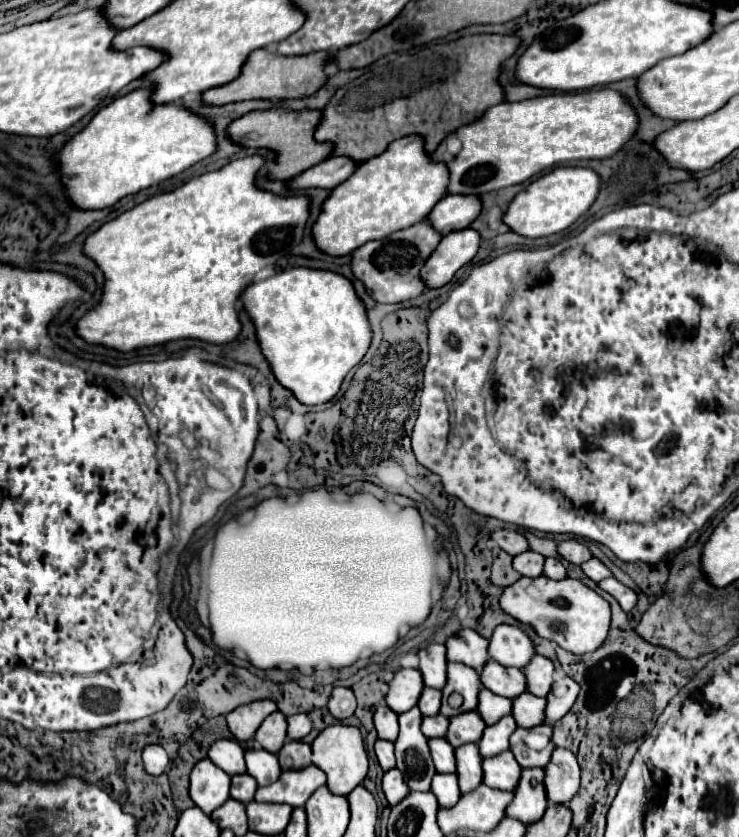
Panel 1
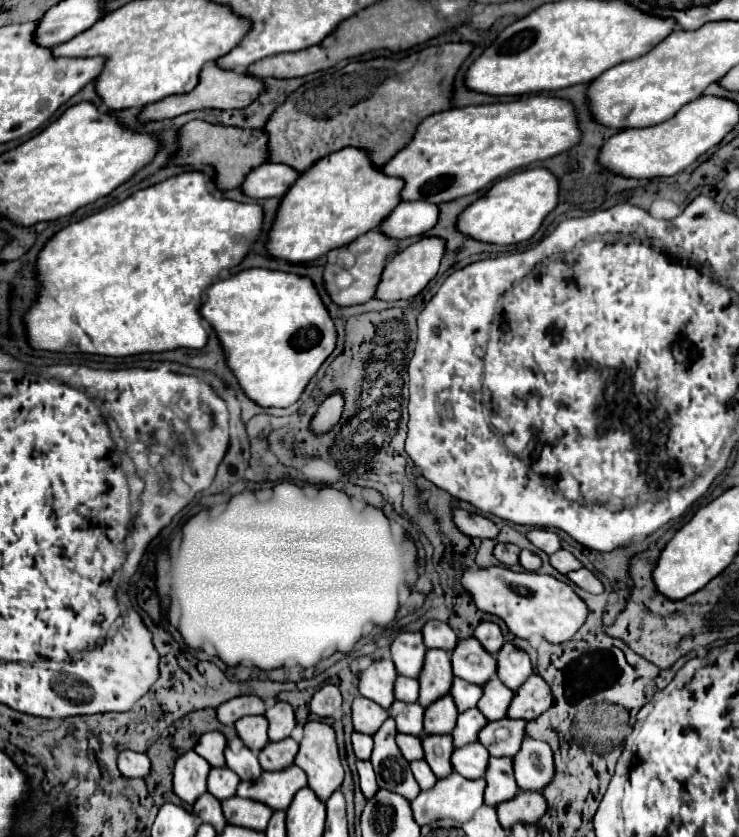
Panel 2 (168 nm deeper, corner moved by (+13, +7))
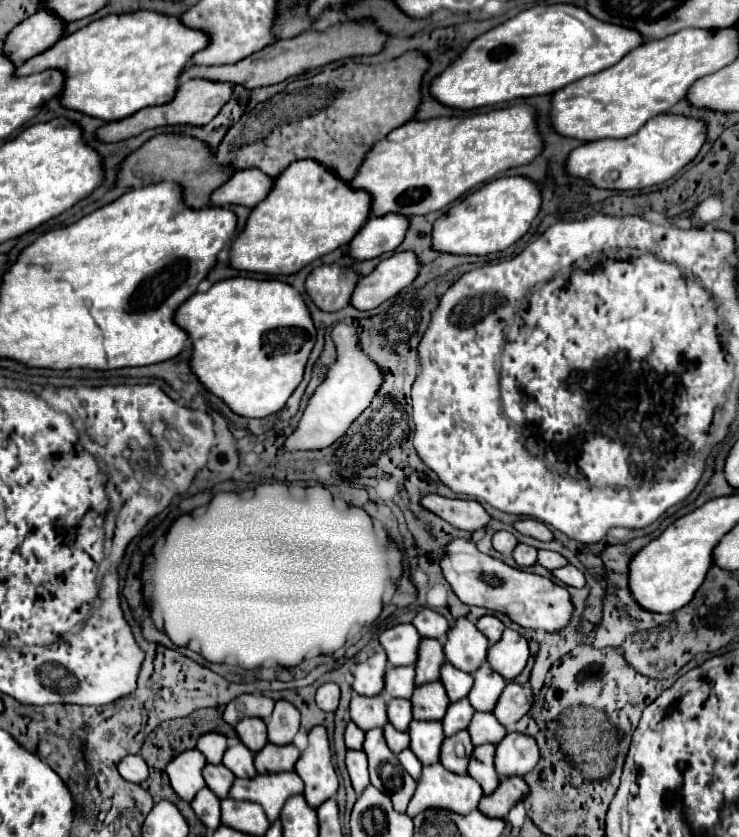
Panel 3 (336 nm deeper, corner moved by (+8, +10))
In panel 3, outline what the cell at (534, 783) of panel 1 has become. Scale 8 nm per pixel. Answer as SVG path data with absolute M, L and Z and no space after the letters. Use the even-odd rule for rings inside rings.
M493 745L475 747L473 759L469 761L469 775L481 783L485 795L491 795L499 787L501 777L495 769L495 747Z

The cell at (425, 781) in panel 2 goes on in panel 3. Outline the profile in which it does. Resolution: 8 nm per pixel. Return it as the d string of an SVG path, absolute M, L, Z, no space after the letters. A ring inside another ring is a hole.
M405 749L397 755L401 759L401 765L405 767L405 771L409 771L409 775L413 775L413 779L421 779L421 761L417 759L417 755L411 751L411 749Z

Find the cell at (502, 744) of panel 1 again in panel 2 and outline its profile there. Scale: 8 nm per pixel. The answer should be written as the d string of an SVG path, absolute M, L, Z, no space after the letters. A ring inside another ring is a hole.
M478 708L466 710L464 714L458 714L456 720L456 730L452 730L452 740L454 740L454 748L466 746L468 742L476 742L476 734L488 724L488 720L482 716L482 712Z

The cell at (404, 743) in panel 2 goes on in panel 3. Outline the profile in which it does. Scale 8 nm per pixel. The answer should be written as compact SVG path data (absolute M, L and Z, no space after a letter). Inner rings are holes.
M387 723L383 729L385 729L385 741L389 743L389 749L393 753L399 753L399 751L409 749L409 735L407 733L393 729L391 723Z

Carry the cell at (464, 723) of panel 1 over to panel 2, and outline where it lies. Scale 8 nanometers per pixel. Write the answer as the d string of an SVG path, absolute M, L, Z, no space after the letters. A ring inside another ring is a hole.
M444 694L444 698L438 698L432 702L432 706L424 712L424 734L450 734L456 726L458 710L454 706L454 700L450 694Z

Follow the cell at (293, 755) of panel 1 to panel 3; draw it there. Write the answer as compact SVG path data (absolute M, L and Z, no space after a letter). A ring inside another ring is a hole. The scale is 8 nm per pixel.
M267 743L261 751L255 753L255 769L257 773L277 773L277 771L291 771L299 759L301 751L289 745L273 745Z

